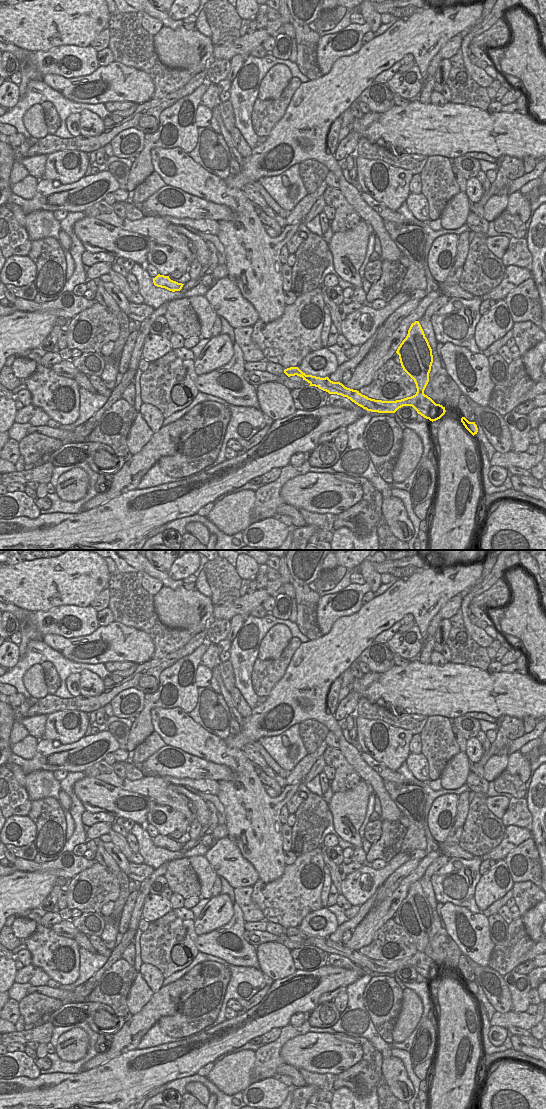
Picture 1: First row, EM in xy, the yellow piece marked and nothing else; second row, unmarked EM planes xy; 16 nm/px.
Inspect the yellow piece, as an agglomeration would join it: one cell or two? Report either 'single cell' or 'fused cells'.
fused cells

